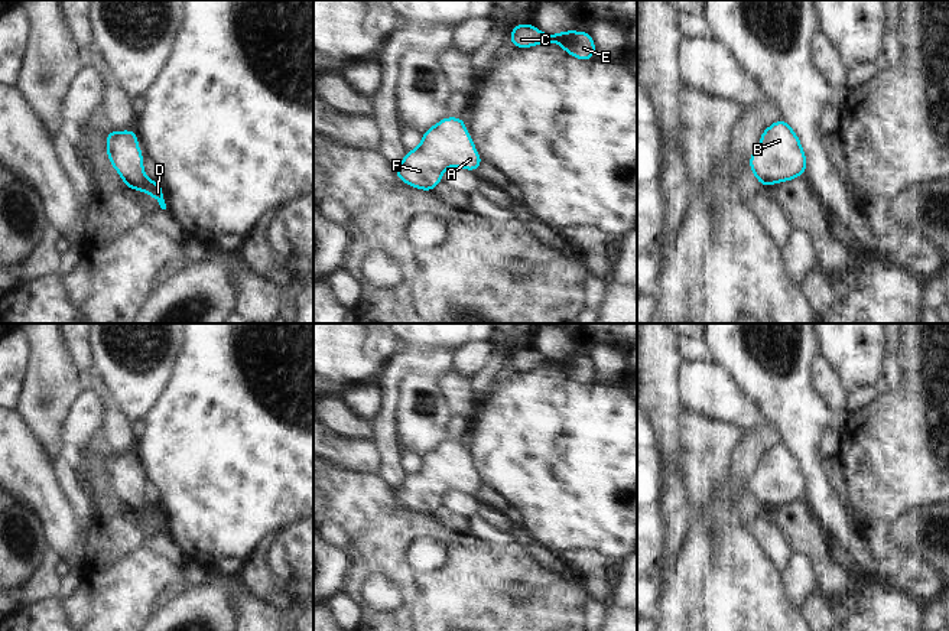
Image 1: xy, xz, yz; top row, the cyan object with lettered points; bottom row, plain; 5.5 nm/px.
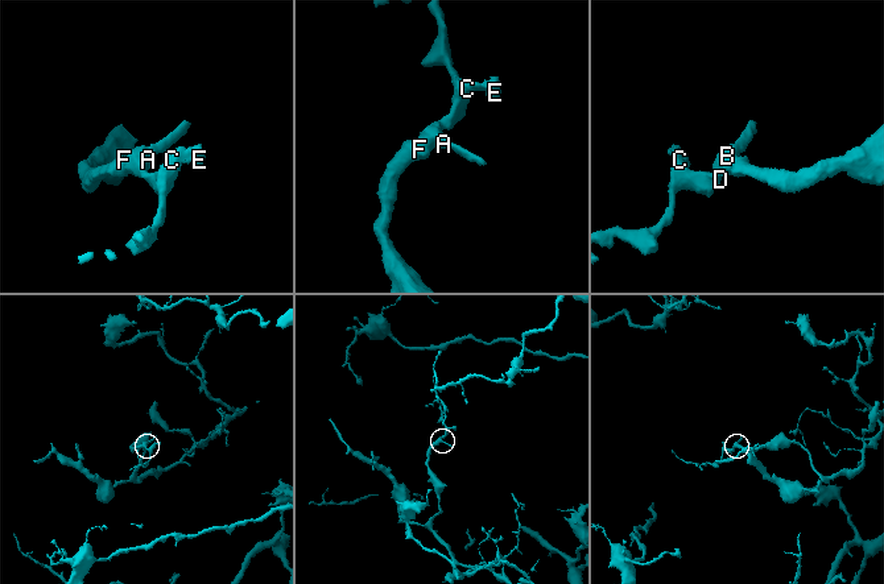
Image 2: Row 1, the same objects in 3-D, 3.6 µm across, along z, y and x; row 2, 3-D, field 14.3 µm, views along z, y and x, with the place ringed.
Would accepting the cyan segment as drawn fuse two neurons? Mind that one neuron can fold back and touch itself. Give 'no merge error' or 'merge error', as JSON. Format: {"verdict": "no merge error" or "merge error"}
{"verdict": "no merge error"}

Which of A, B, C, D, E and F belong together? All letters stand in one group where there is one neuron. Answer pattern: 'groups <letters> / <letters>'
groups A B C D E F

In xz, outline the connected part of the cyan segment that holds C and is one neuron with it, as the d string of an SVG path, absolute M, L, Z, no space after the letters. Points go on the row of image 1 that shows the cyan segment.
M519 23L508 35L508 39L517 49L530 48L537 43L558 43L563 46L563 52L581 61L592 59L595 52L595 43L589 32L566 30L556 35L546 35L536 29L533 23Z

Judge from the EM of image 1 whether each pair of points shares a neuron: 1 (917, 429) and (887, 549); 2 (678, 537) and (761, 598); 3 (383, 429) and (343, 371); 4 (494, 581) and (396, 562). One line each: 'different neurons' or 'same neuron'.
1: same neuron
2: different neurons
3: different neurons
4: same neuron

